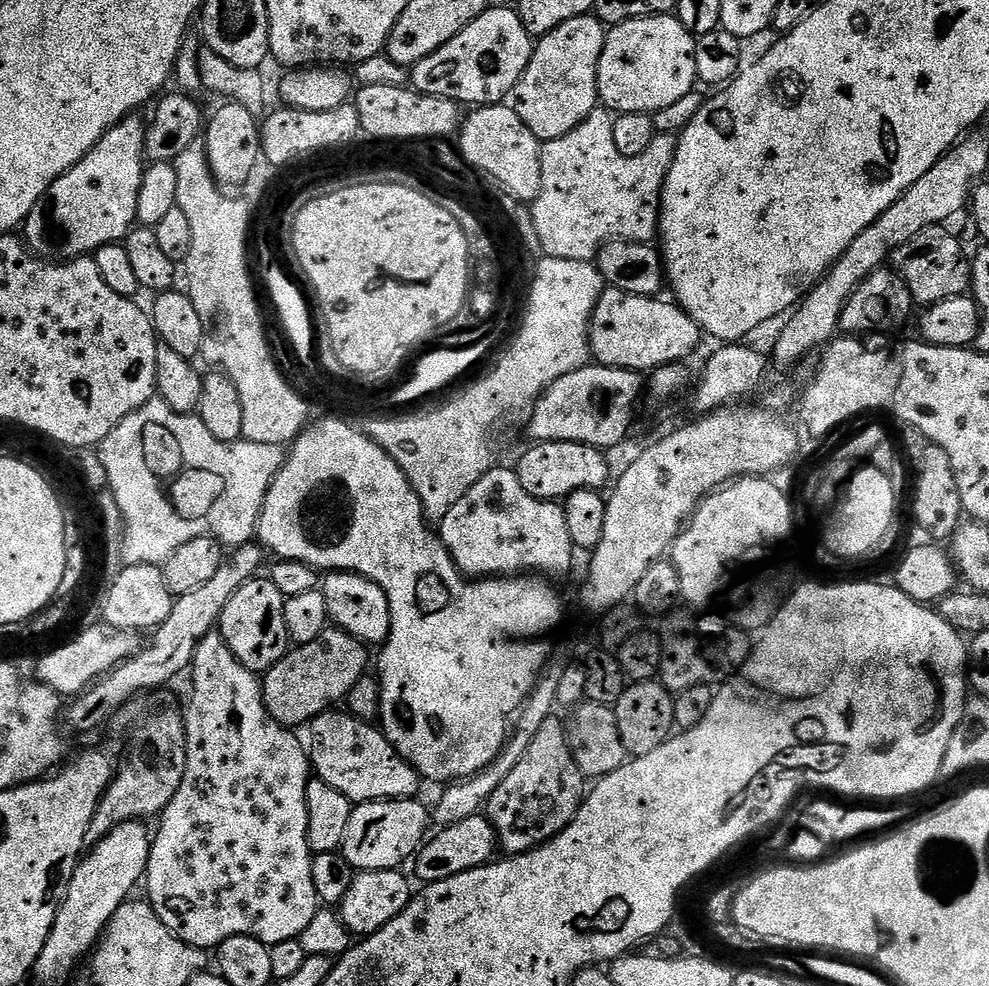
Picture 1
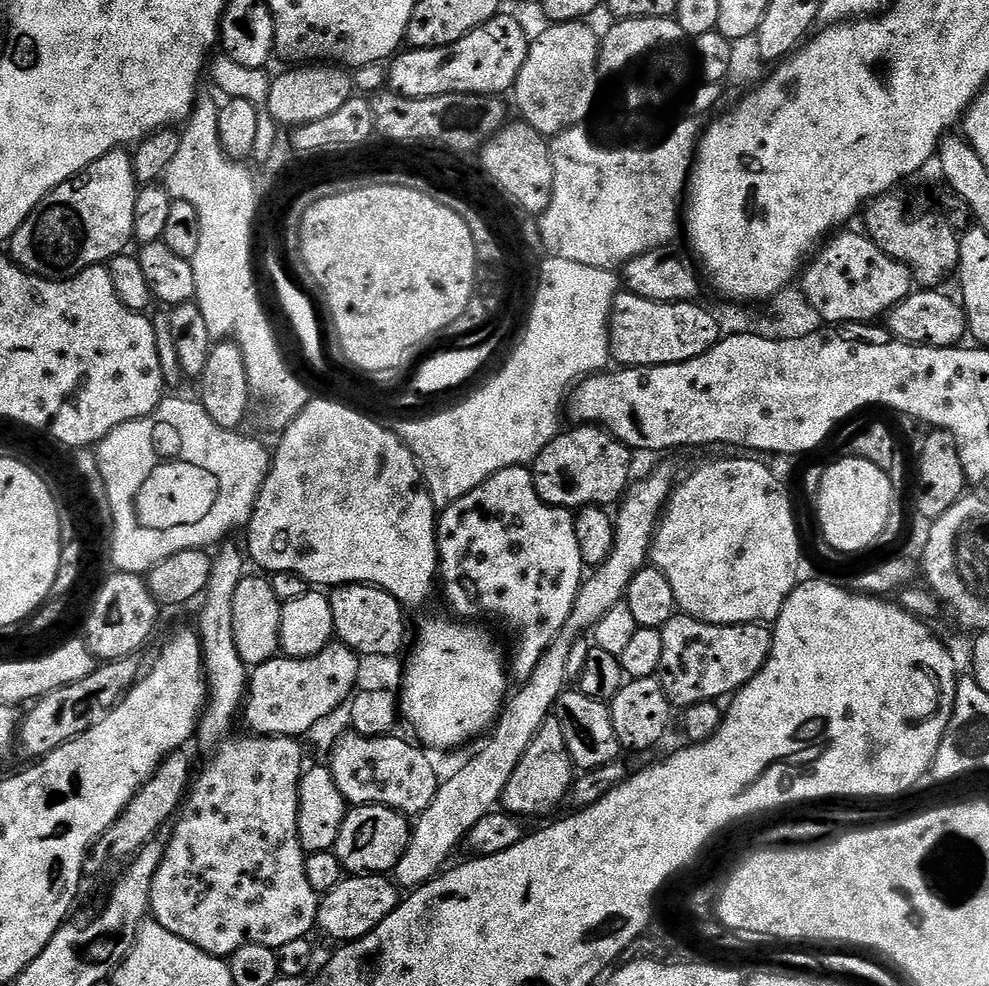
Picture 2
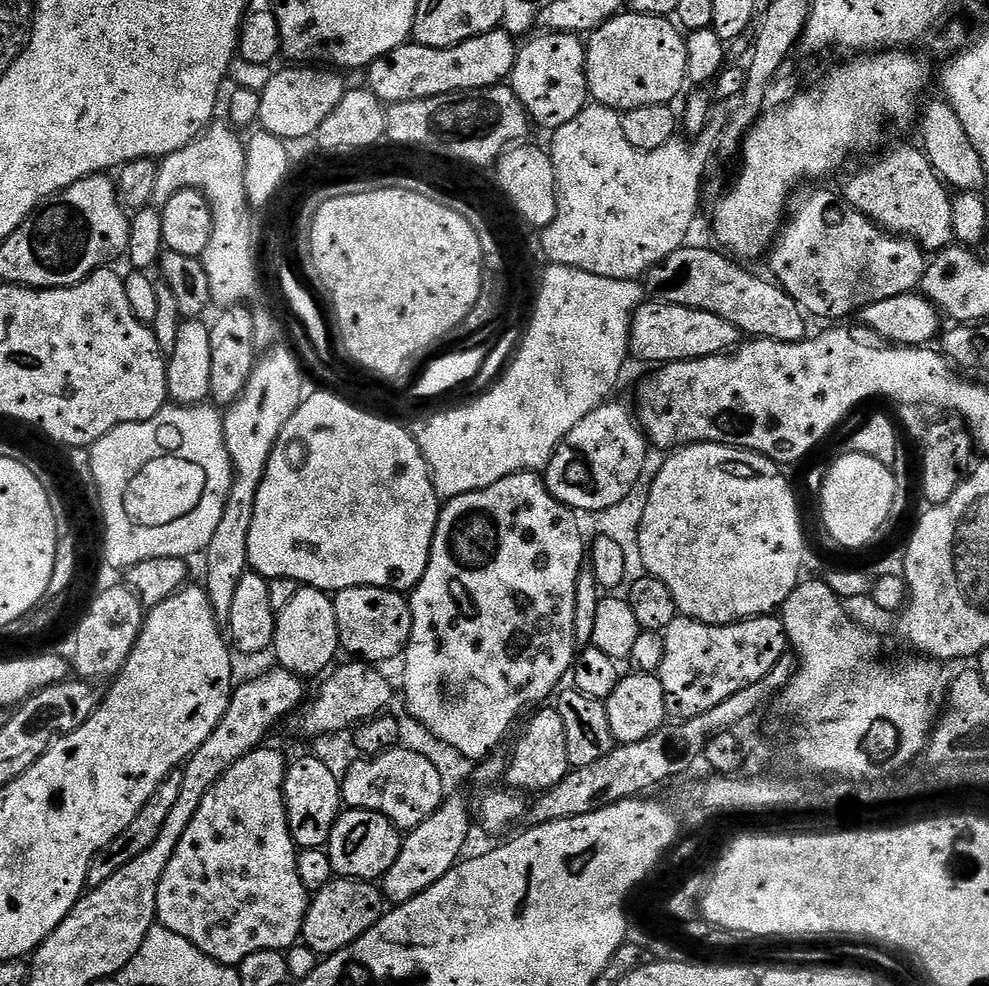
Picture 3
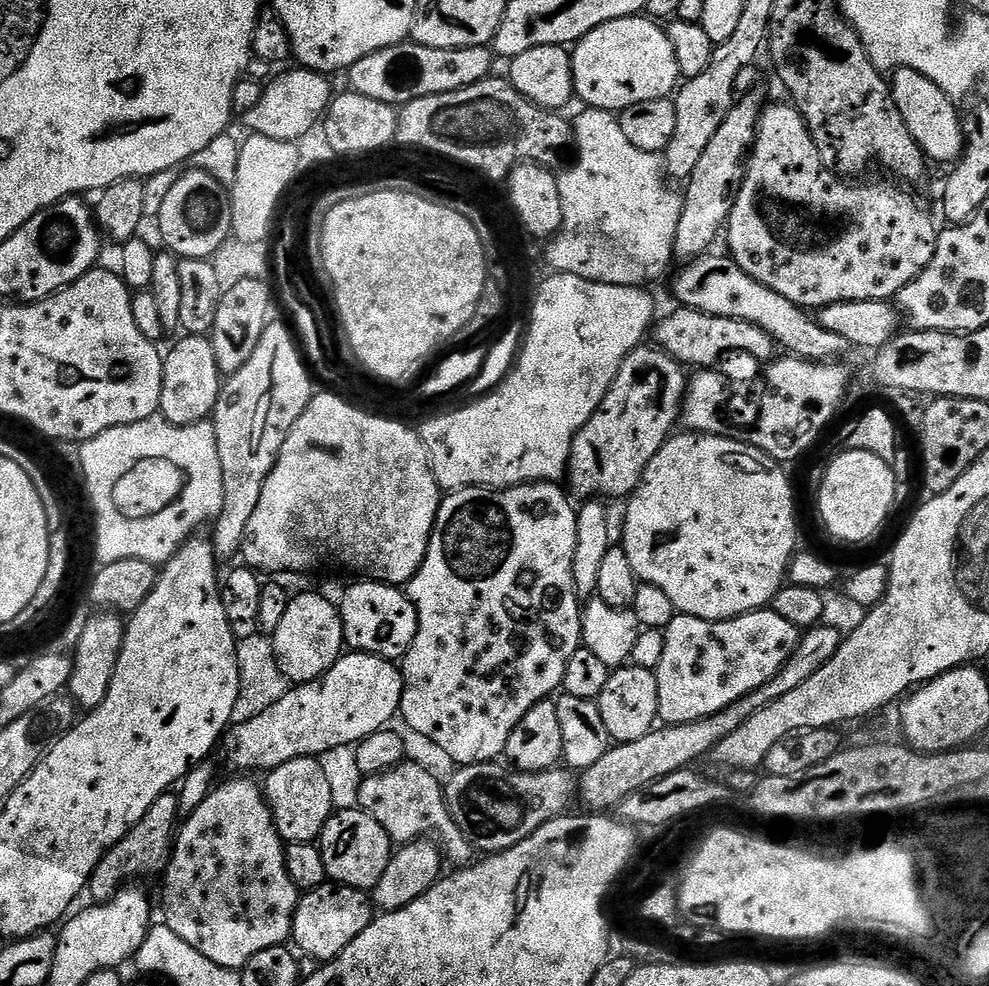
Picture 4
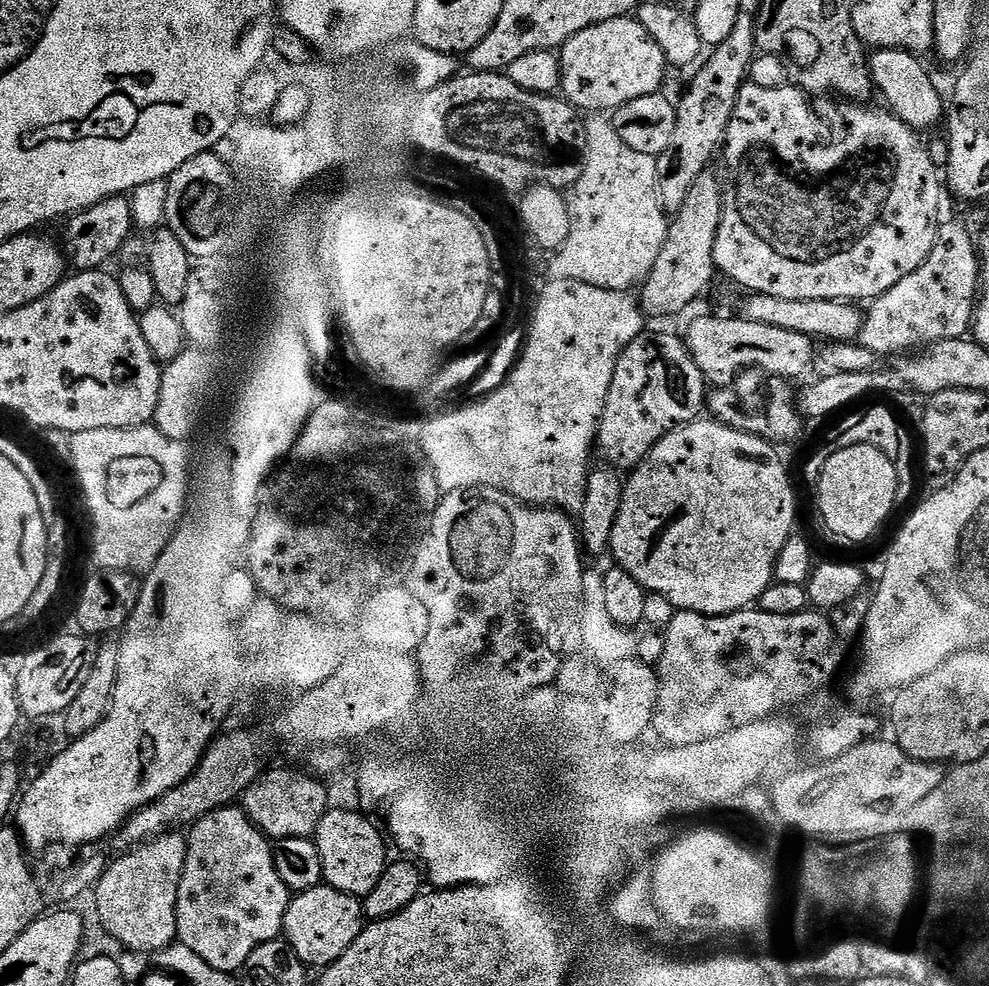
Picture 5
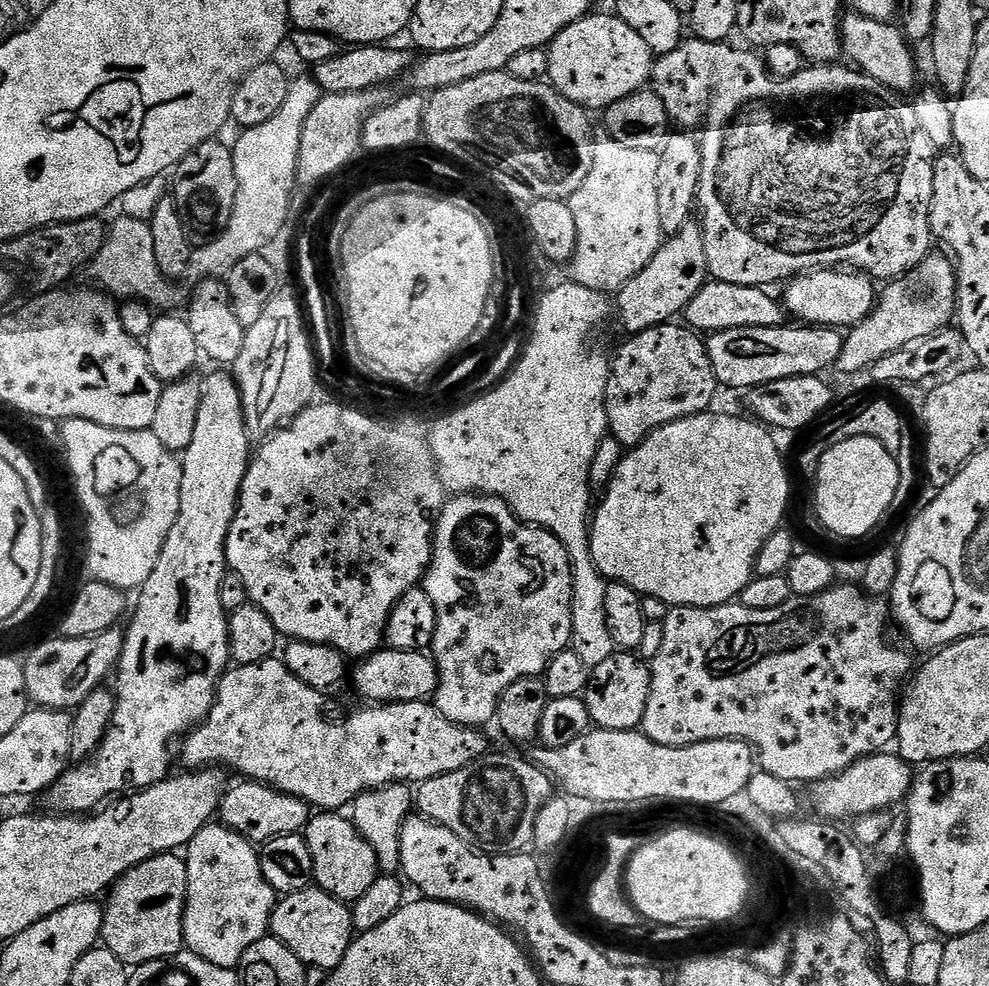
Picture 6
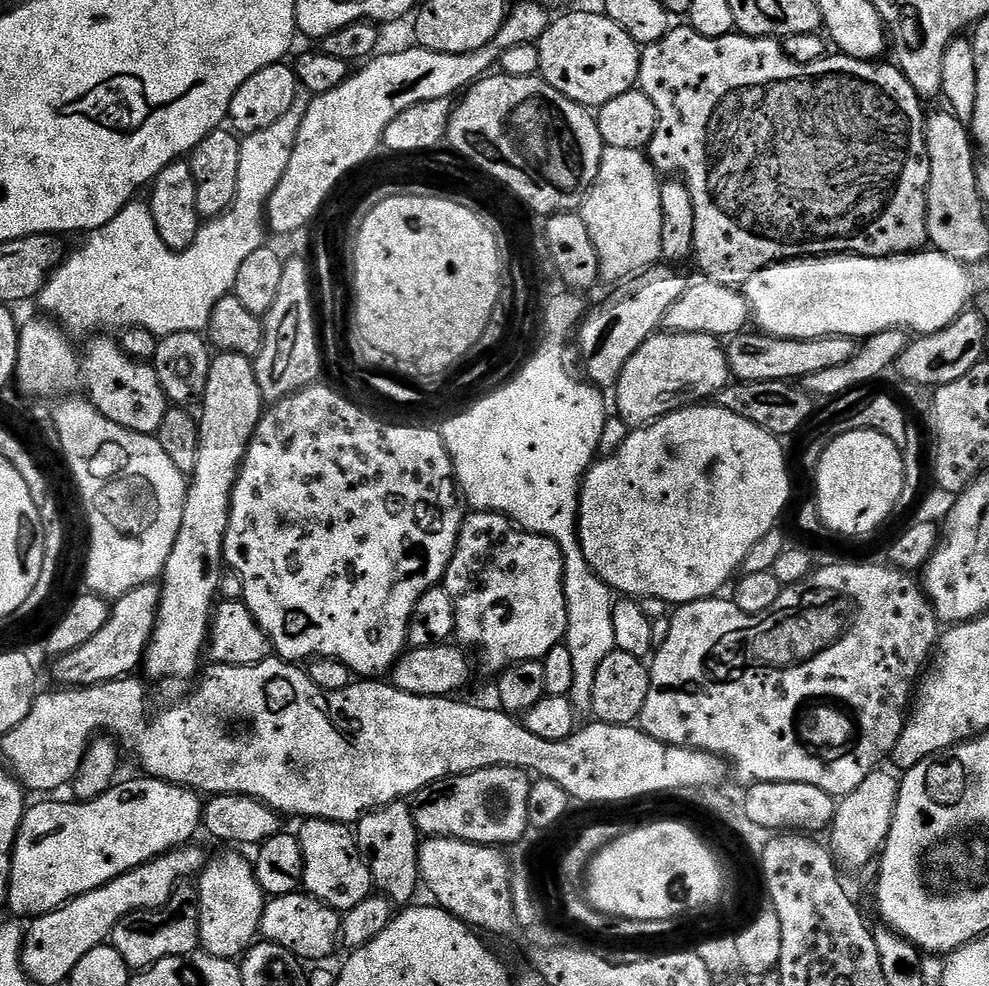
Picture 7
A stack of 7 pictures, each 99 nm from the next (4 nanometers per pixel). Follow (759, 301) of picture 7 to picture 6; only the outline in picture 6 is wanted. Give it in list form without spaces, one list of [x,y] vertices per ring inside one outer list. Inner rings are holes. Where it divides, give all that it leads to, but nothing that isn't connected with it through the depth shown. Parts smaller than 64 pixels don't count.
[[[821,270],[819,272],[809,272],[803,276],[796,277],[783,289],[782,304],[789,313],[797,316],[797,321],[803,322],[808,326],[831,326],[833,328],[843,329],[845,326],[855,326],[861,320],[868,317],[872,311],[877,299],[877,289],[869,277],[856,270]]]

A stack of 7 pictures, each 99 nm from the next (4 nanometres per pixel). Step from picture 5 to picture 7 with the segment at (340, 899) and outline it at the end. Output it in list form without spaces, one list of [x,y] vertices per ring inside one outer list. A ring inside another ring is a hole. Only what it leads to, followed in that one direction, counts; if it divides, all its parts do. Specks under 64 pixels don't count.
[[[291,892],[285,896],[273,896],[264,905],[260,936],[269,944],[282,946],[301,962],[324,962],[342,940],[342,916],[330,905],[309,896],[307,892]]]

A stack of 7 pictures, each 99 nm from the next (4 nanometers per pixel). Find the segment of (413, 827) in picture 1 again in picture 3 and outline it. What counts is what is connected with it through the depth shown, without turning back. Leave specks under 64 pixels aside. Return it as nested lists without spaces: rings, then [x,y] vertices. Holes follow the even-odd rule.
[[[344,810],[336,820],[326,851],[337,877],[376,882],[388,873],[390,866],[394,866],[401,843],[401,829],[395,828],[390,818],[377,812]]]

